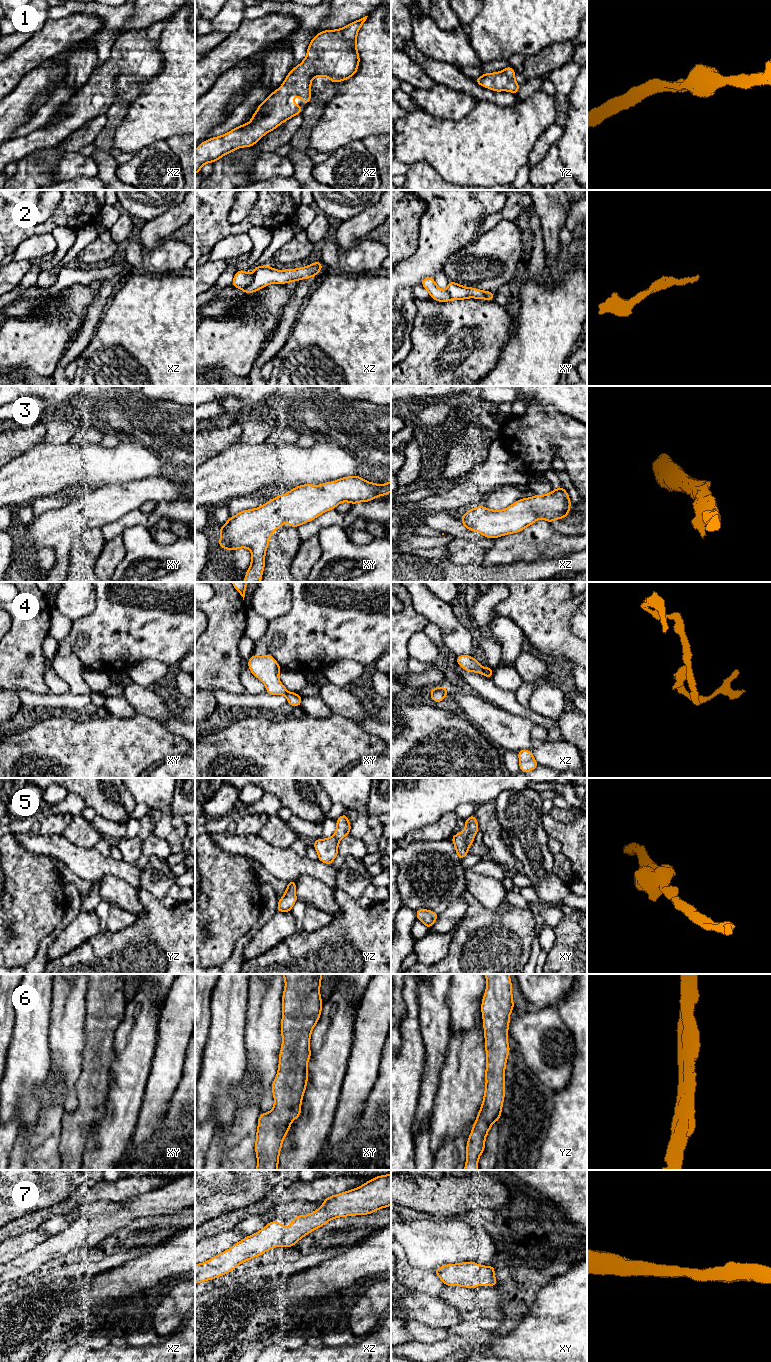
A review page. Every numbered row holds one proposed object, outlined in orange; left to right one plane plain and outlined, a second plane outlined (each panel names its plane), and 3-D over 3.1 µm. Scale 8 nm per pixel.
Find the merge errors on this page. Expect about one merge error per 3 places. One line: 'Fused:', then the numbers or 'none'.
Fused: 2, 4

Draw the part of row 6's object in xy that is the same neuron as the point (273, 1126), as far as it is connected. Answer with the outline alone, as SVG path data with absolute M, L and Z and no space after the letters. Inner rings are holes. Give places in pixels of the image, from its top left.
M282 974L282 976L285 980L285 989L282 996L282 1046L279 1054L277 1076L272 1083L272 1093L275 1103L270 1112L261 1113L258 1118L255 1142L257 1156L256 1170L277 1170L283 1140L290 1129L292 1121L297 1119L301 1114L301 1103L308 1080L307 1063L311 1058L310 1037L312 1030L320 1018L323 1004L320 996L322 974Z

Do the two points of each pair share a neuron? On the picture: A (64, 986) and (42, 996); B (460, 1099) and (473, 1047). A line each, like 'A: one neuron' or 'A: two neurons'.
A: two neurons
B: one neuron

